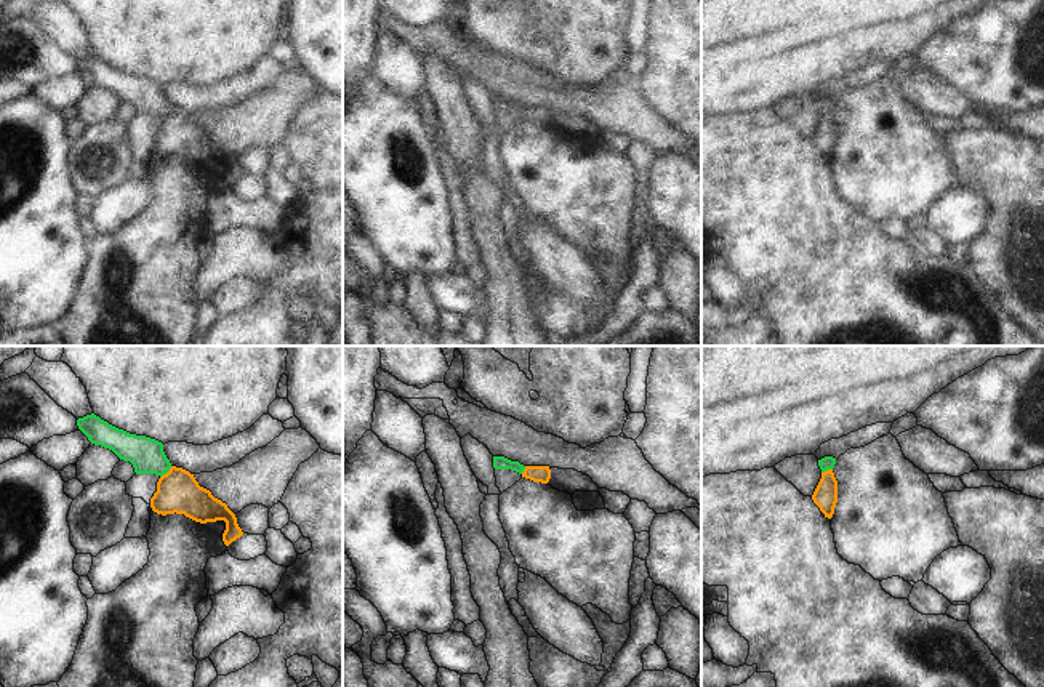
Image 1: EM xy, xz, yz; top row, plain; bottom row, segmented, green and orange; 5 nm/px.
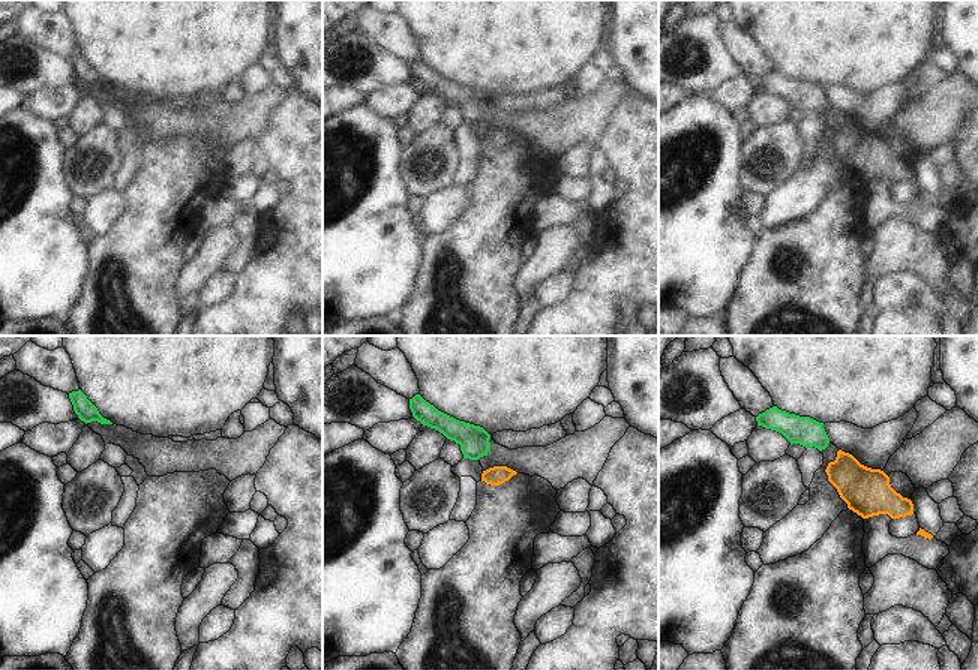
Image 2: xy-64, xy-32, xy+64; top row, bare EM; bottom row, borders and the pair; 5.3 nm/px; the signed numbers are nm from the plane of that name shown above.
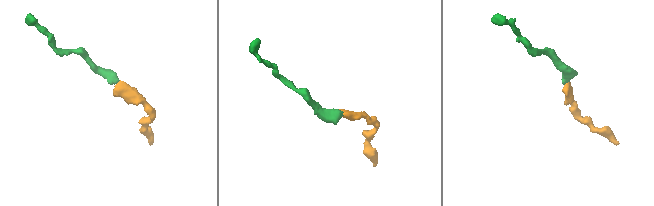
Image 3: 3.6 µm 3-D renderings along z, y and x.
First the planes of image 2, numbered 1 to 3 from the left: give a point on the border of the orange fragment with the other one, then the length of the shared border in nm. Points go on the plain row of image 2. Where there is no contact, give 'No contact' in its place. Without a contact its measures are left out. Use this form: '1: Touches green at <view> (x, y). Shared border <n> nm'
1: No contact
2: No contact
3: No contact.

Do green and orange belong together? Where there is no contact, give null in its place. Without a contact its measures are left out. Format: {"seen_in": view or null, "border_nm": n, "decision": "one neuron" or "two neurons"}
{"seen_in": "xy", "border_nm": 90, "decision": "one neuron"}

